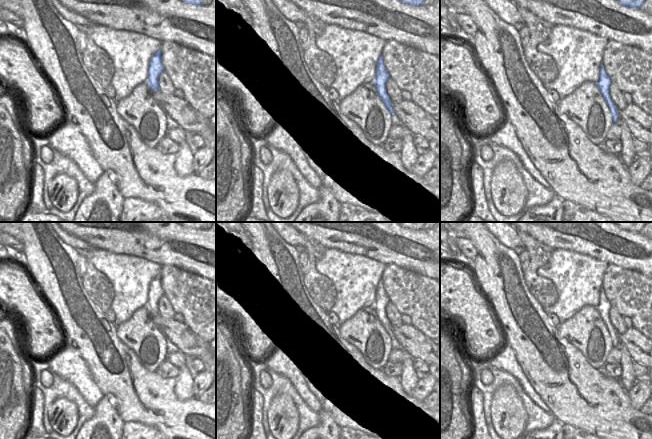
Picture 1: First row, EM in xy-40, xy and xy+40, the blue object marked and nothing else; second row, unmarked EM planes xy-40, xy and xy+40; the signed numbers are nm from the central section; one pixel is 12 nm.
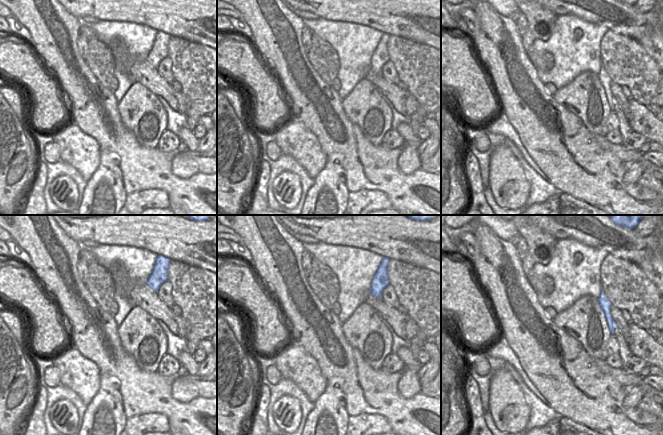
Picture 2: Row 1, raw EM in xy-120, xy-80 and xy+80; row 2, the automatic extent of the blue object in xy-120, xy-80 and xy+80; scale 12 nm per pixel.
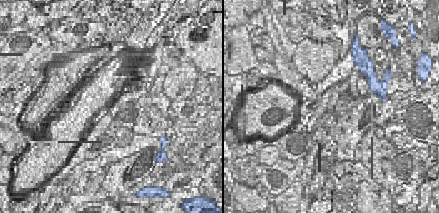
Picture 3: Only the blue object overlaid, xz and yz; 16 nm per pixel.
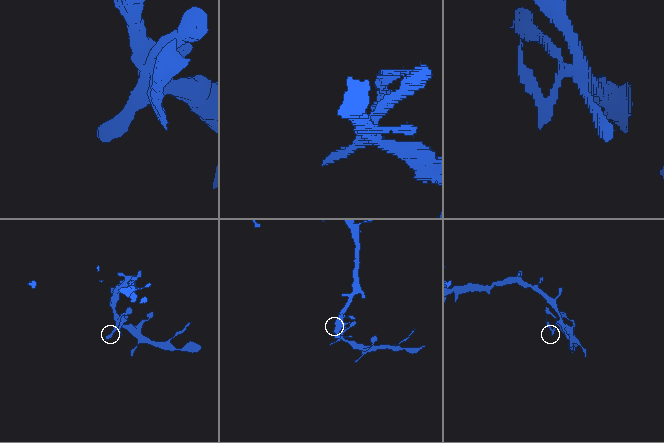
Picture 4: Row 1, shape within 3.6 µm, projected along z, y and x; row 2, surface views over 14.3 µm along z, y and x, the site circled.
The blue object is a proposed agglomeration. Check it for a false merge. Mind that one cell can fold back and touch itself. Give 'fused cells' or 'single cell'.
fused cells

